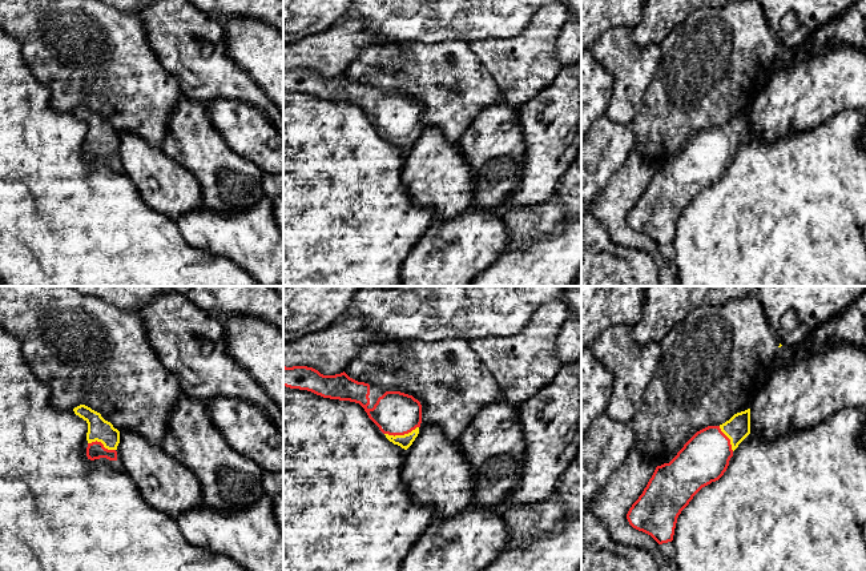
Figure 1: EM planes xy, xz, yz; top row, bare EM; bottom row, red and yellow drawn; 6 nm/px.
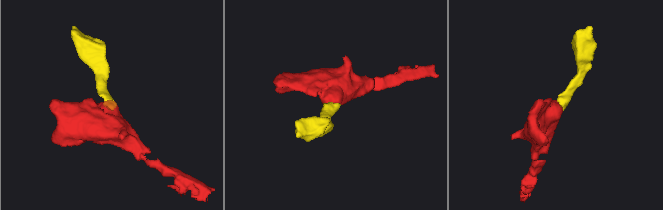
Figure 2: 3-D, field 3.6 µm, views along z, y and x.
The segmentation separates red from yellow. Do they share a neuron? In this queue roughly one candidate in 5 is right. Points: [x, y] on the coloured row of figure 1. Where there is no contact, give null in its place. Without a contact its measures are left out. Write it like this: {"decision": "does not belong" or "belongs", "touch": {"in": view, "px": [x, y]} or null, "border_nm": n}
{"decision": "belongs", "touch": {"in": "xz", "px": [401, 434]}, "border_nm": 220}

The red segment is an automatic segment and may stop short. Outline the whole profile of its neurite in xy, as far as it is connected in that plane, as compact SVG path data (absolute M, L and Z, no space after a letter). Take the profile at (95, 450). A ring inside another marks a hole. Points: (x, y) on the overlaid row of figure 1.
M85 405L74 407L73 411L88 423L88 459L106 458L109 461L117 461L116 450L120 443L120 431L110 422L105 421L100 413Z

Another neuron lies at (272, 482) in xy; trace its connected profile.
M263 471L262 487L263 487L263 491L270 498L283 495L283 471L278 471L278 473Z

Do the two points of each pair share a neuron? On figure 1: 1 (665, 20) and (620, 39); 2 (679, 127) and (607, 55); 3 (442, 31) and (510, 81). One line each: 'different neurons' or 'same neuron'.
1: different neurons
2: different neurons
3: different neurons

